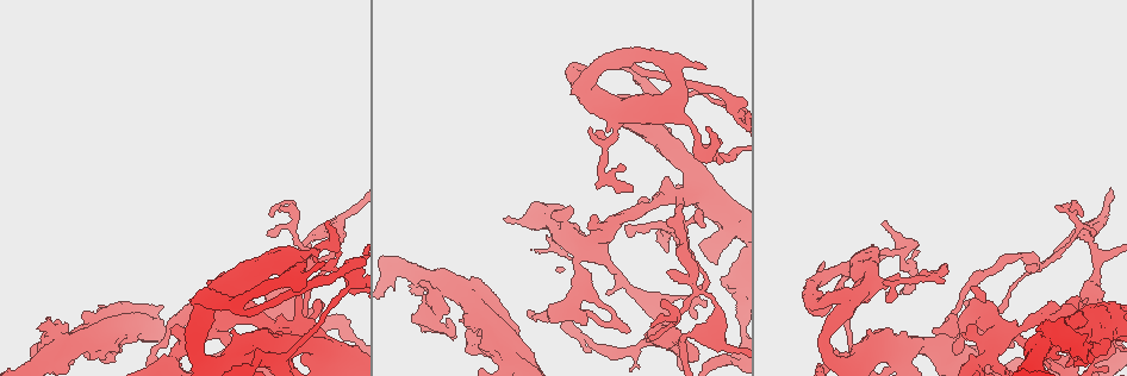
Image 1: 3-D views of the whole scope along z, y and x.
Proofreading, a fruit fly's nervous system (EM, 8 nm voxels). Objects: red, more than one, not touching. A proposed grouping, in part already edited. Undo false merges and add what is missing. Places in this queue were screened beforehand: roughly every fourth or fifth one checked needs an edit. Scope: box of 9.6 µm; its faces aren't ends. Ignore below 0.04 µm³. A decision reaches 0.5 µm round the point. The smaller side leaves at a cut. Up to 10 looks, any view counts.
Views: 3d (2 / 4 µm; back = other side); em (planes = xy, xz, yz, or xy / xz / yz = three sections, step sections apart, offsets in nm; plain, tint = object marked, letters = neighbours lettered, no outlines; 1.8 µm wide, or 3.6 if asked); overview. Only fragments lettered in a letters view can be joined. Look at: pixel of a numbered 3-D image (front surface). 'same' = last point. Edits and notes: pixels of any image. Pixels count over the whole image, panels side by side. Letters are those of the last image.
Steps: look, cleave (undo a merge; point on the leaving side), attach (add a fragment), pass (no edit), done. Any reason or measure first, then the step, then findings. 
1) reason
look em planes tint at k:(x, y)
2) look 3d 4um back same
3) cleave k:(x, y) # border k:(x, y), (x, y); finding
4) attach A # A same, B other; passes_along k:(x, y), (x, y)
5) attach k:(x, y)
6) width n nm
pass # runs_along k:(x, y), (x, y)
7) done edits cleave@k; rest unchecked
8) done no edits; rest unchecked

three-way junction
look 3d 4um at 1:(311, 264)

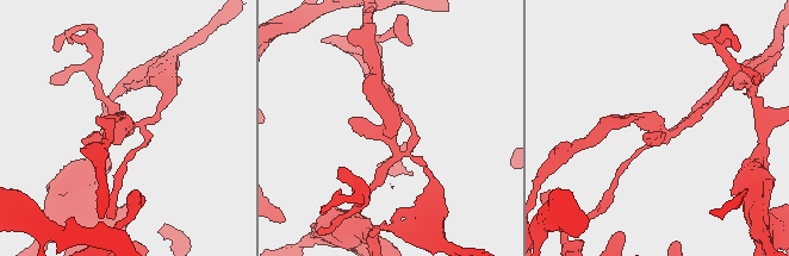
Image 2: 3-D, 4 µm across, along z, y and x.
shape alone is not enough
look em planes letters at 2:(671, 132)

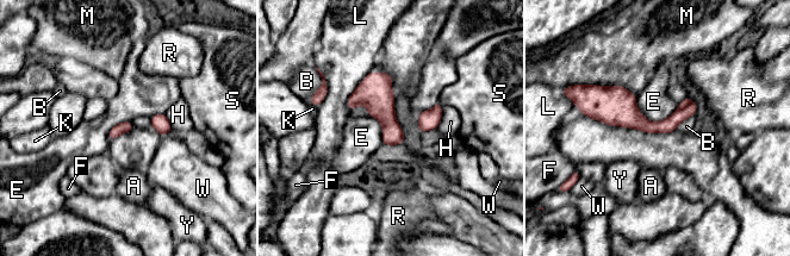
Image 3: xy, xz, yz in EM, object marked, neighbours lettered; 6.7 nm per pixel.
width 80 nm
cleave 3:(688, 100) # A other, B other, E other, F other, H other, K other, L other, M other, R other, S other, W other, Y other; a second cell is stuck on

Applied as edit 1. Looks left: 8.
redraw
look overview

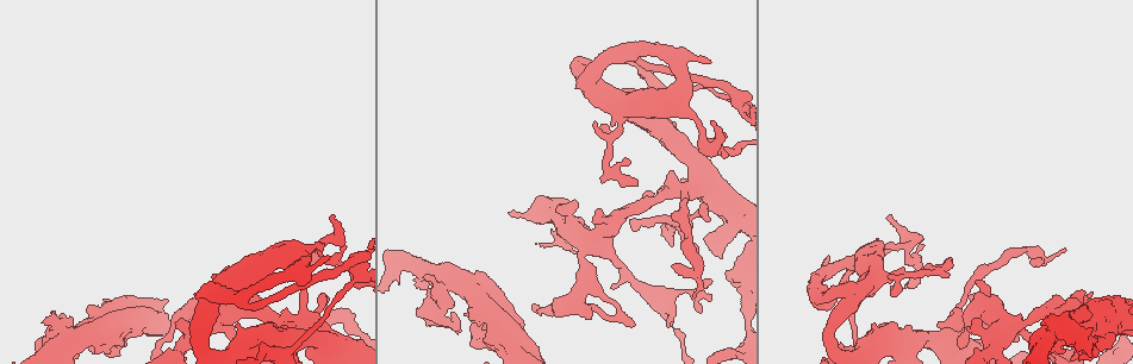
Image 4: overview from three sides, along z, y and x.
four-way junction
look em xz step 8 letters at 4:(178, 352)

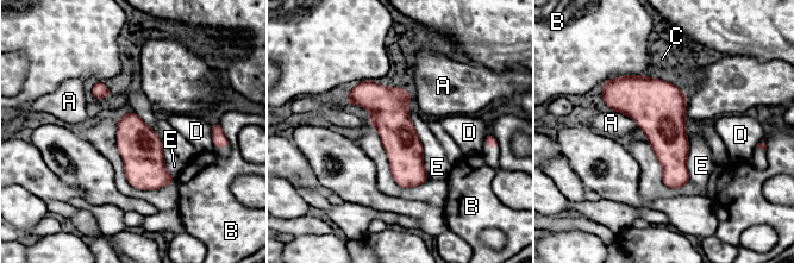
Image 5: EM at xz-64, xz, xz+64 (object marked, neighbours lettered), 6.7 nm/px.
width 260 nm
pass # A other, B other, C other, D other, E other; continuous, no second cell

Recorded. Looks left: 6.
abrupt turn
look em xy step 16 tint at 4:(901, 350)

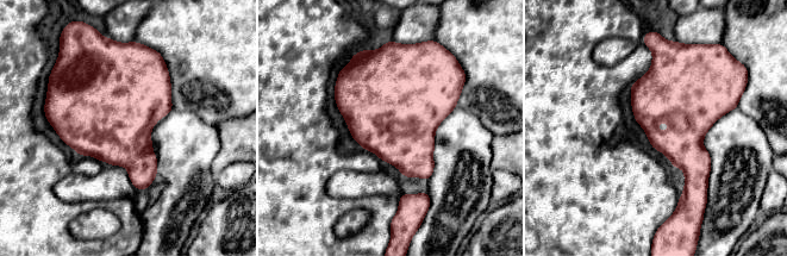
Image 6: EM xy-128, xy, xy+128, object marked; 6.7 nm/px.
look em planes letters same

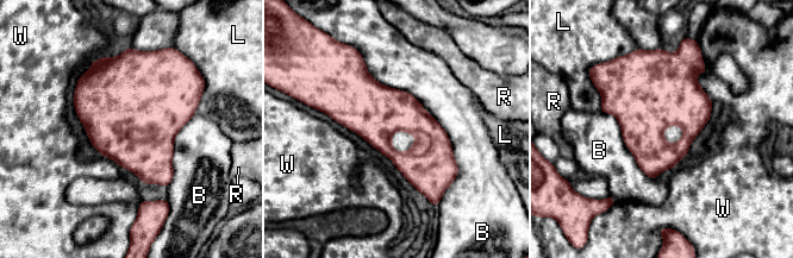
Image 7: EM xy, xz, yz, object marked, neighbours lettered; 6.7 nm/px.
pass # B other, L other, R other, W other; border 7:(361, 56), (439, 202); continuous, no second cell

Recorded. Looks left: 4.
two arms in line, one across
look em yz step 4 letters at 4:(354, 260)

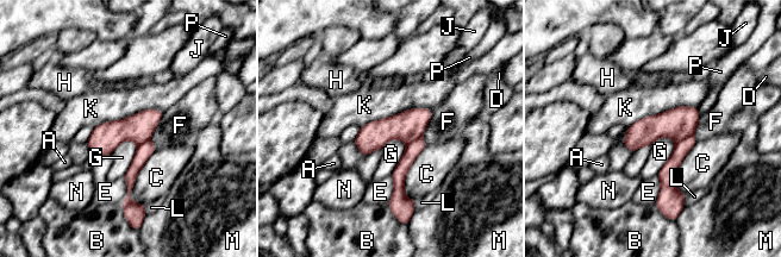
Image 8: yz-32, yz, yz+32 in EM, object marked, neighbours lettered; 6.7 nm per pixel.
pass # A other, B other, C other, D other, E other, F other, G other, H other, J other, K other, L other, M other, N other, P other; border 8:(667, 136), (674, 150), (657, 176); one cell here

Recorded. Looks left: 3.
done edits cleave@3; rest unchecked

